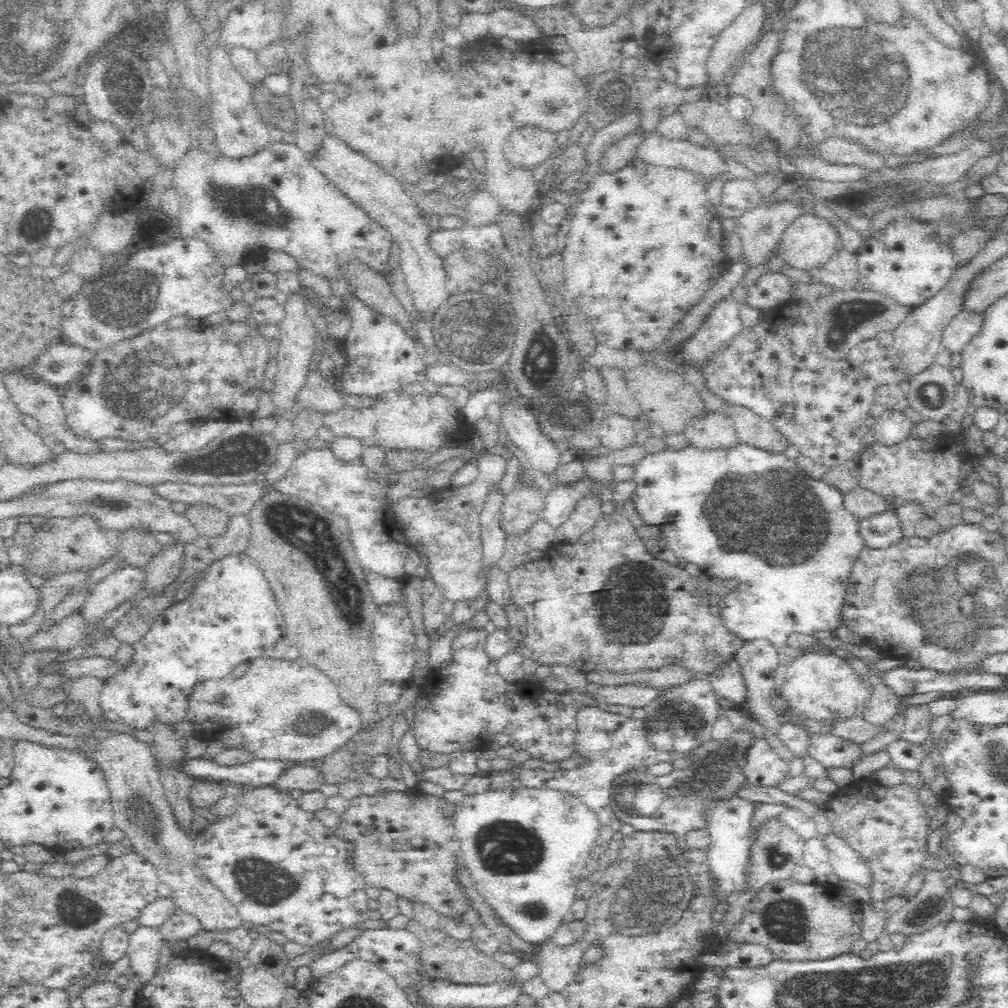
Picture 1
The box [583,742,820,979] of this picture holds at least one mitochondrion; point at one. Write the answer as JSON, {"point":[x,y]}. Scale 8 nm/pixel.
{"point":[654,893]}

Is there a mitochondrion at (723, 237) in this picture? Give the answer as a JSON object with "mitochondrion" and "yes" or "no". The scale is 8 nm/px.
{"mitochondrion":"no"}

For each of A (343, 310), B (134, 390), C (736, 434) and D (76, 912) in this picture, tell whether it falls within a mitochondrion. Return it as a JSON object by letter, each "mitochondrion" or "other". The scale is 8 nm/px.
{"A":"other","B":"mitochondrion","C":"other","D":"mitochondrion"}

